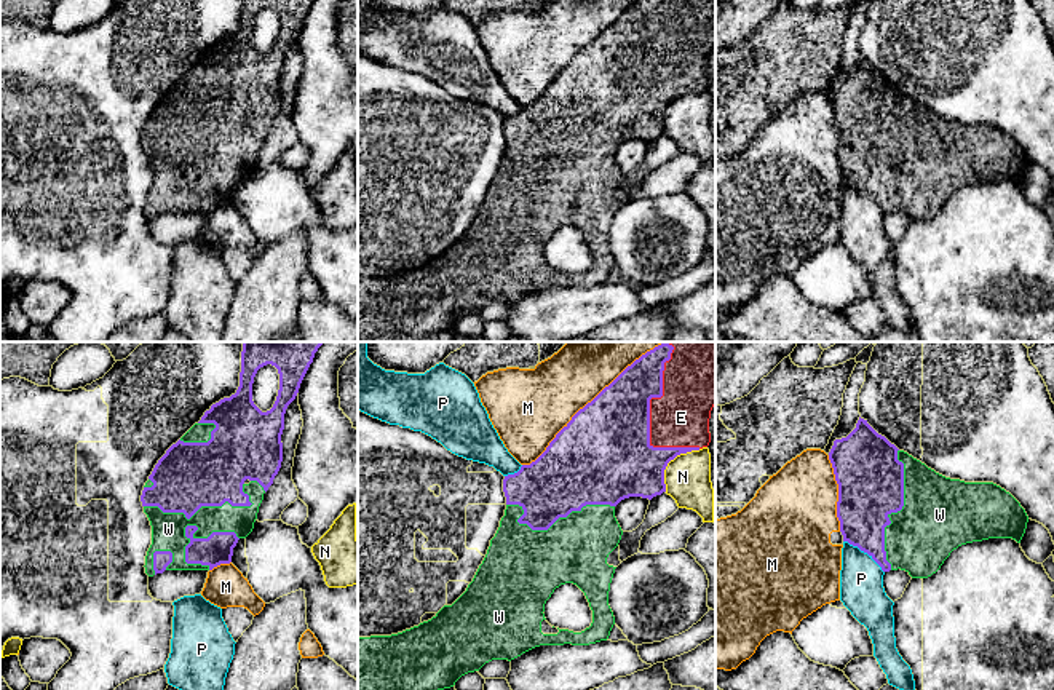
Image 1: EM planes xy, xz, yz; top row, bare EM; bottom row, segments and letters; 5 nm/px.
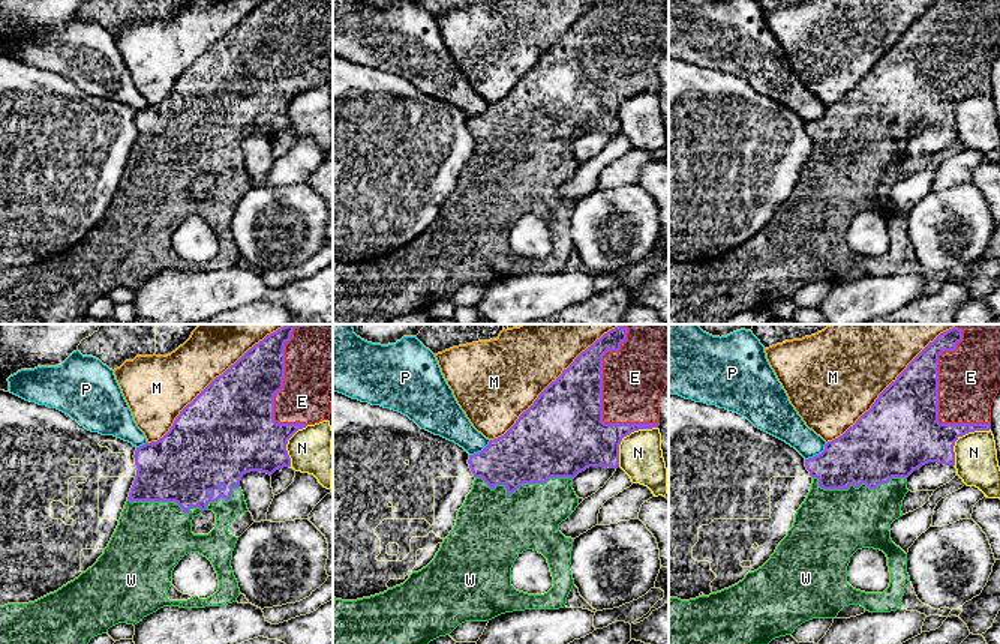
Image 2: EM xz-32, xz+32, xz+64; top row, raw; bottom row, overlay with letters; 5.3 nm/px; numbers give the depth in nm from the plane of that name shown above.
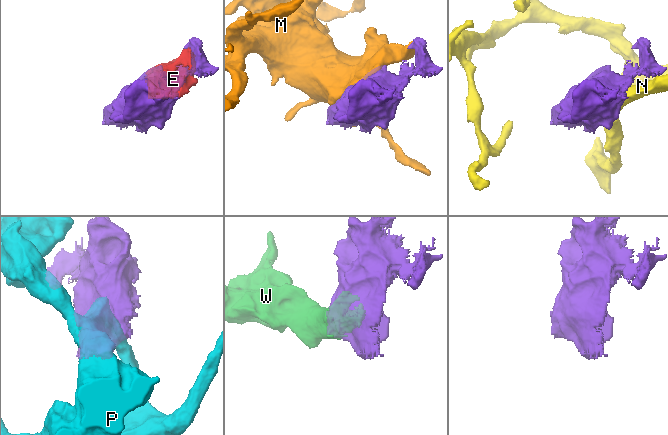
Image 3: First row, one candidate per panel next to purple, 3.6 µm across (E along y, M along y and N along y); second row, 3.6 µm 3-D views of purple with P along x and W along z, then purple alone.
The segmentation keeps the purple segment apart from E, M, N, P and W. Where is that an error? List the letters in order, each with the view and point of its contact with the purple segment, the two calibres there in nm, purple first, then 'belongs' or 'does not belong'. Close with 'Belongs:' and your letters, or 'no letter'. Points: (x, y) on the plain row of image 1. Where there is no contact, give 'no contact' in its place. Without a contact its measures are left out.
E: xz (649, 64) | 440/280 nm | belongs
M: xz (578, 53) | 480/380 nm | does not belong
N: xz (669, 103) | 360/240 nm | does not belong
P: yz (864, 194) | 280/220 nm | does not belong
W: xy (203, 181) | 160/180 nm | belongs
Belongs: E, W

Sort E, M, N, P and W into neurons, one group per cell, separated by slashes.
E W / M / N / P

